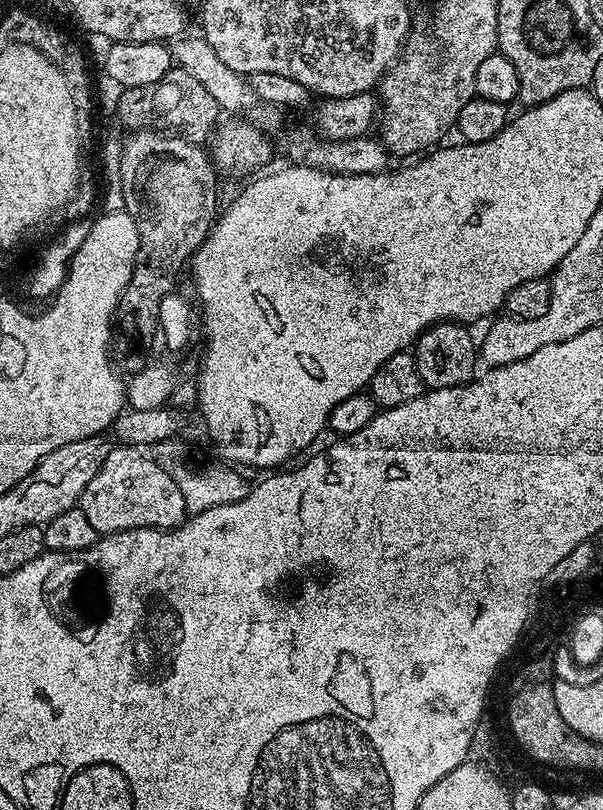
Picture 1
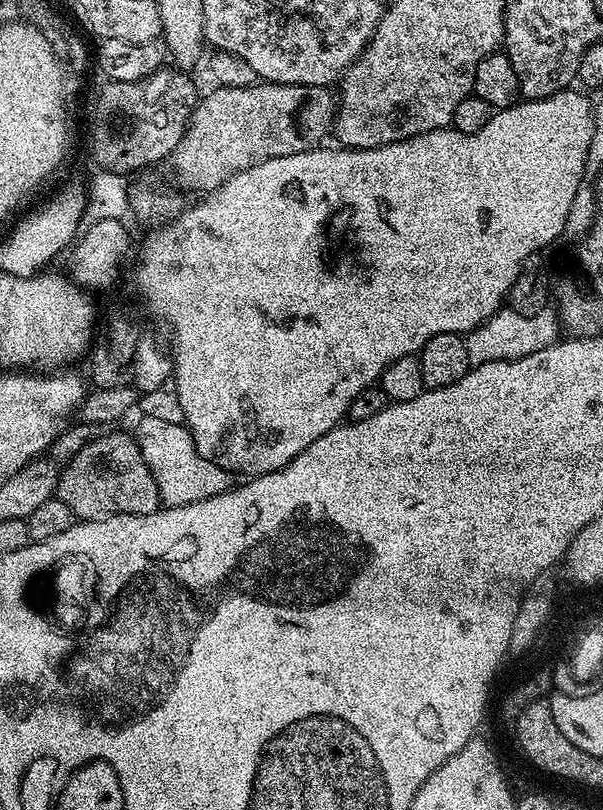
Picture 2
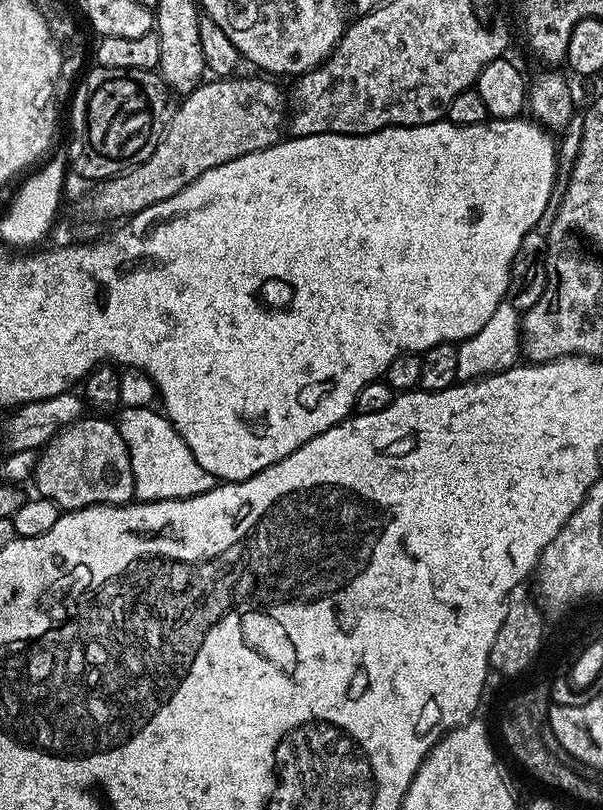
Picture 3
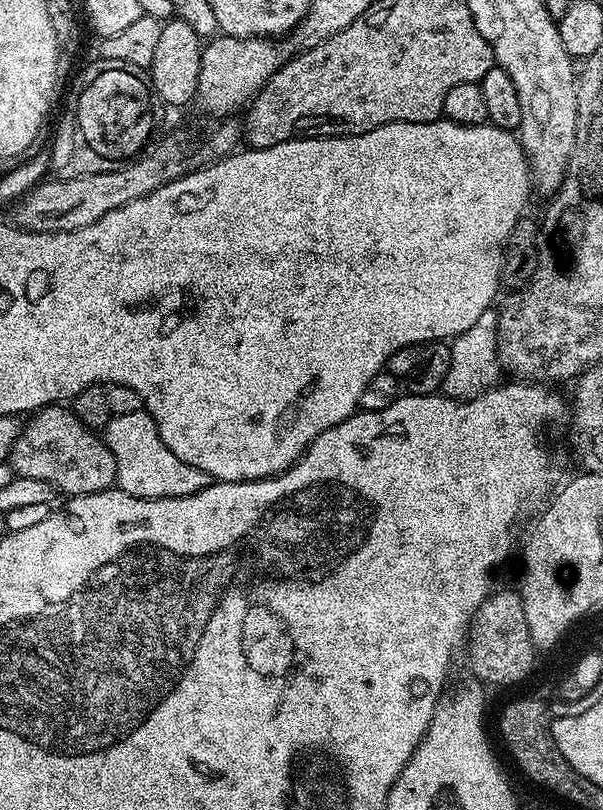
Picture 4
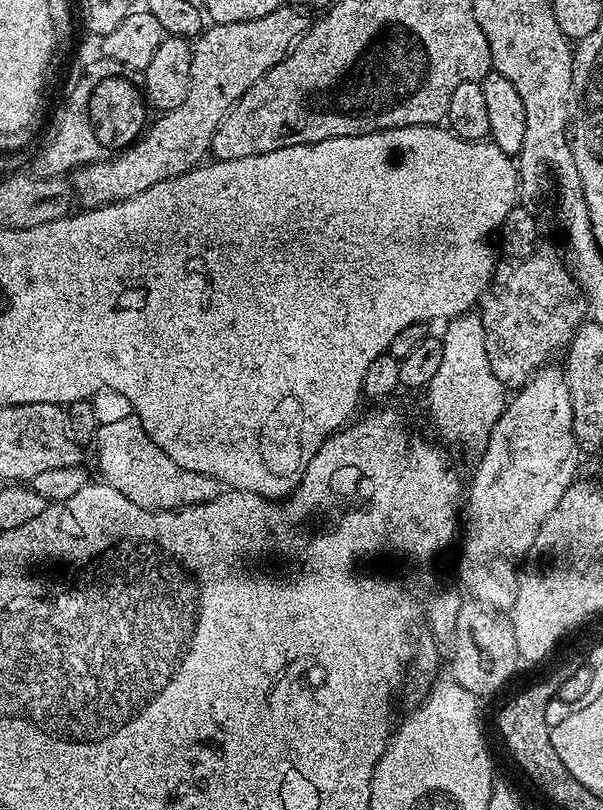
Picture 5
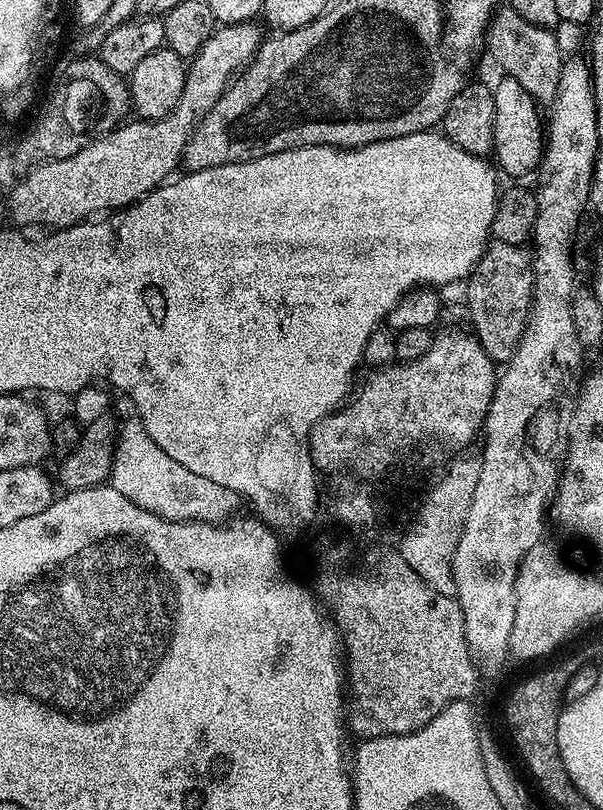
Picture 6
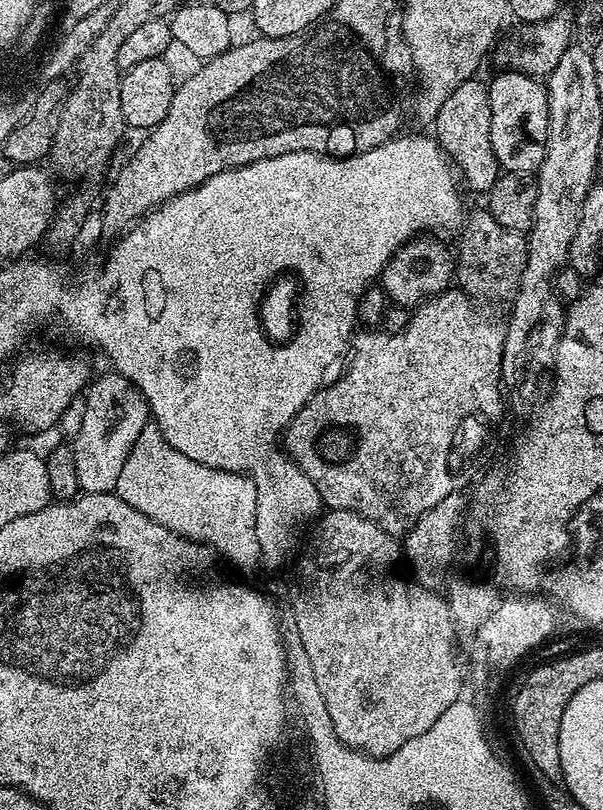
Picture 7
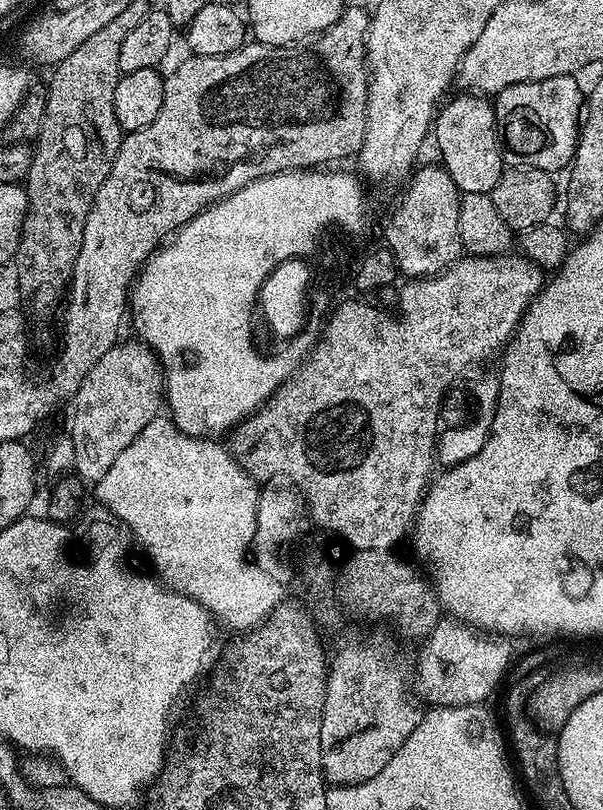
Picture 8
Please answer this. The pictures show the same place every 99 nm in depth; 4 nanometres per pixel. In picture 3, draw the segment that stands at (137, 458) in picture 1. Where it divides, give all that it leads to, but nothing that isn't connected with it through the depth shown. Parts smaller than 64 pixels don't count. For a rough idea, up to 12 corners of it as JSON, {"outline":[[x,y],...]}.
{"outline":[[111,419],[39,449],[34,485],[61,510],[126,504],[130,454]]}

